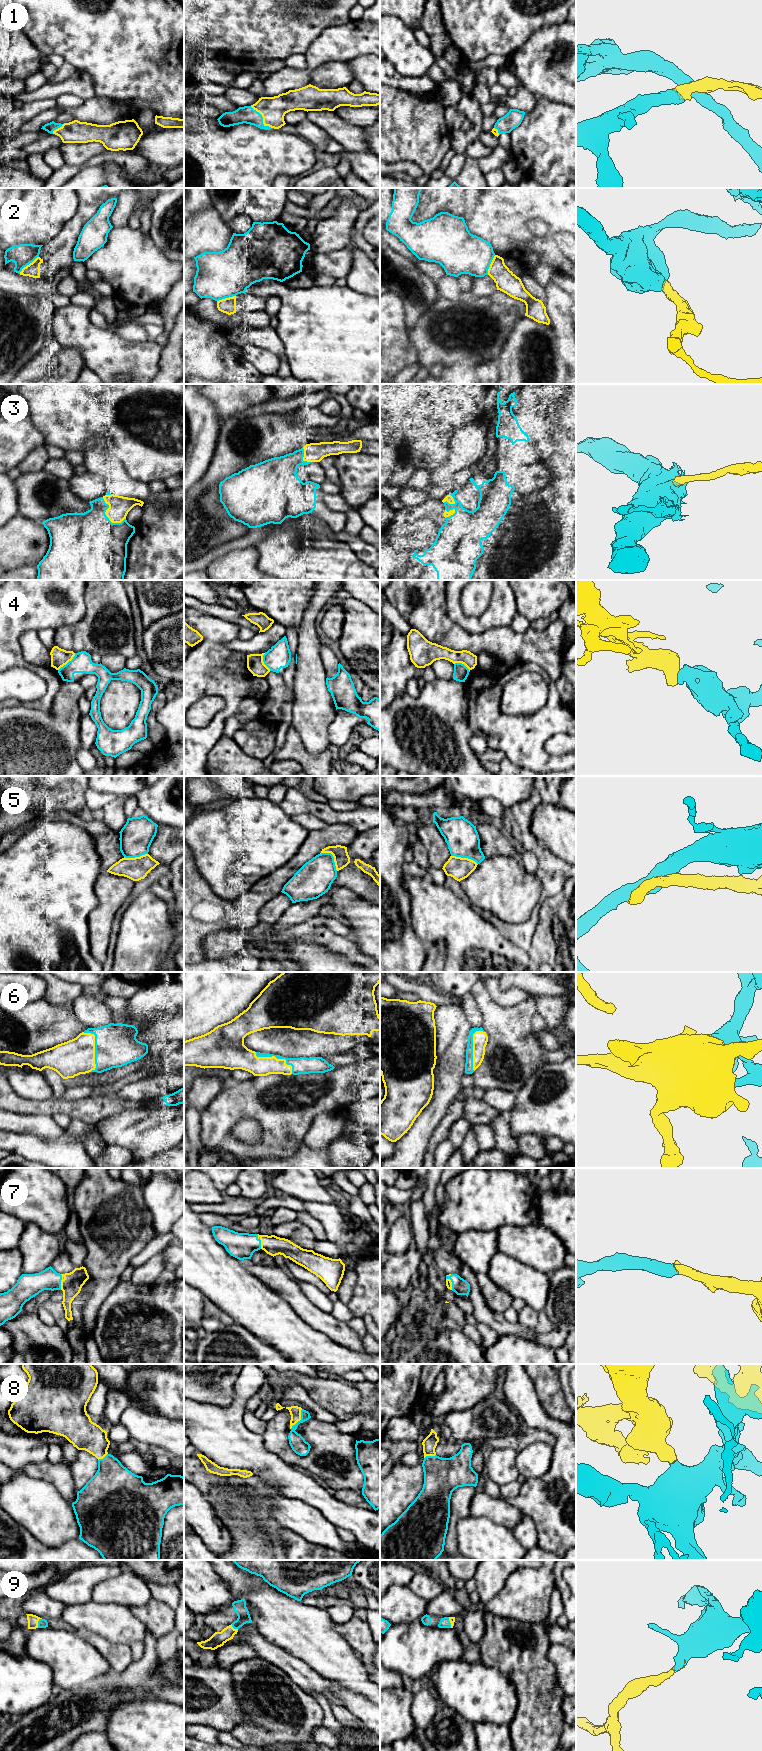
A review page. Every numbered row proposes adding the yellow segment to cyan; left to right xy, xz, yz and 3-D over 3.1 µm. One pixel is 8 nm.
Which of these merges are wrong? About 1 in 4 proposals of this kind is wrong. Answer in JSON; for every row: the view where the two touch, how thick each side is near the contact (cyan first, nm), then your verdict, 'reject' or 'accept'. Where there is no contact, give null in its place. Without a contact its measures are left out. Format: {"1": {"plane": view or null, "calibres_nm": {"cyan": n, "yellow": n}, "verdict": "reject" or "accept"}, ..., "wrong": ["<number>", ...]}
{"1": {"plane": "xz", "calibres_nm": {"cyan": 140, "yellow": 200}, "verdict": "accept"}, "2": {"plane": "xy", "calibres_nm": {"cyan": 180, "yellow": 110}, "verdict": "reject"}, "3": {"plane": "xy", "calibres_nm": {"cyan": 480, "yellow": 170}, "verdict": "accept"}, "4": {"plane": "xy", "calibres_nm": {"cyan": 160, "yellow": 140}, "verdict": "reject"}, "5": {"plane": "xz", "calibres_nm": {"cyan": 280, "yellow": 130}, "verdict": "reject"}, "6": {"plane": "xy", "calibres_nm": {"cyan": 340, "yellow": 280}, "verdict": "accept"}, "7": {"plane": "xy", "calibres_nm": {"cyan": 190, "yellow": 170}, "verdict": "accept"}, "8": {"plane": "xz", "calibres_nm": {"cyan": 130, "yellow": 90}, "verdict": "accept"}, "9": {"plane": "xy", "calibres_nm": {"cyan": 80, "yellow": 80}, "verdict": "accept"}, "wrong": ["2", "4", "5"]}

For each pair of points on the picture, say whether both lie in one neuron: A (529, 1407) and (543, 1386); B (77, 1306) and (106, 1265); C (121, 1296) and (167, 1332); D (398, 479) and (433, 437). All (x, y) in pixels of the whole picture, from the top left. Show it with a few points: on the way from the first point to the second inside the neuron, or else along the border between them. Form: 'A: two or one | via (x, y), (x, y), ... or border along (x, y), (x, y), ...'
A: two | border along (527, 1374), (533, 1385), (537, 1400), (549, 1416)
B: two | border along (80, 1292), (85, 1296), (82, 1318)
C: one | via (138, 1301), (155, 1304), (170, 1315)
D: two | border along (406, 460), (417, 468)

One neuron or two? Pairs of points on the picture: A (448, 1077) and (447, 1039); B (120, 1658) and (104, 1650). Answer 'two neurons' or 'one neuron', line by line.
A: one neuron
B: one neuron

